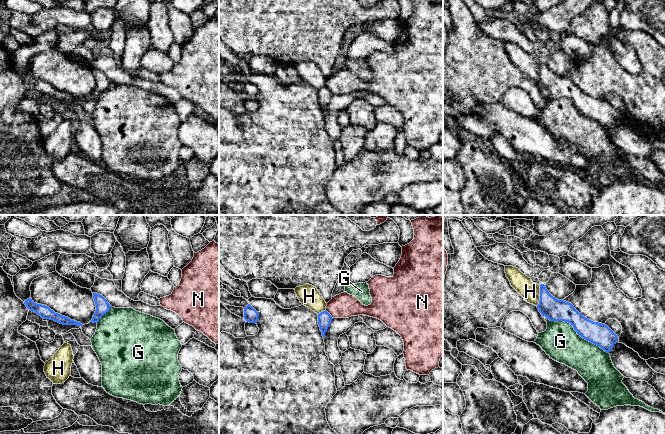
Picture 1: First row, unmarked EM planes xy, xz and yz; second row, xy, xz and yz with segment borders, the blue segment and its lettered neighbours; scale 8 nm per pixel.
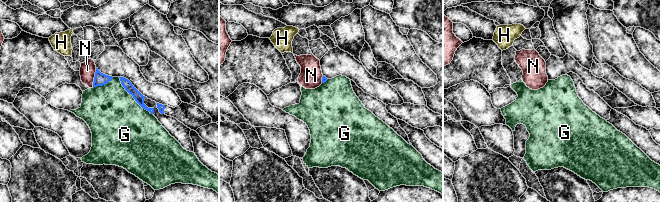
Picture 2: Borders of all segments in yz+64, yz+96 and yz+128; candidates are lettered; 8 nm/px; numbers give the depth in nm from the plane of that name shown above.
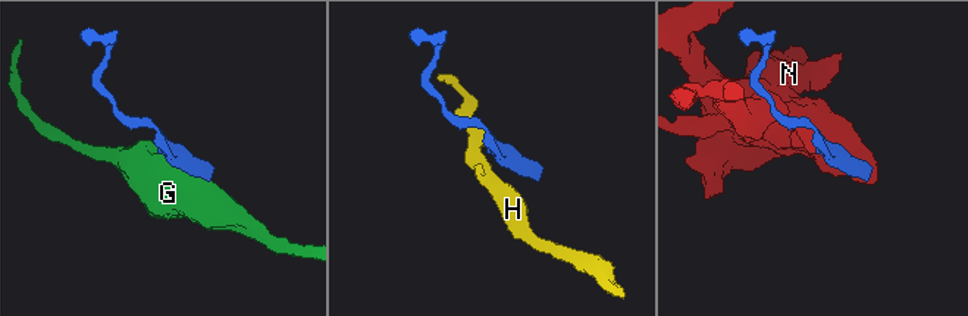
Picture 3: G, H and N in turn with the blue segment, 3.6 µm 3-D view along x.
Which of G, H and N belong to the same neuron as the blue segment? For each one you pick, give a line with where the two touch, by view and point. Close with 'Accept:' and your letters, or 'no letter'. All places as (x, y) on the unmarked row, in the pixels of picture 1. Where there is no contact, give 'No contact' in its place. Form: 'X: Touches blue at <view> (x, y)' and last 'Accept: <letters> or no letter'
Accept: no letter

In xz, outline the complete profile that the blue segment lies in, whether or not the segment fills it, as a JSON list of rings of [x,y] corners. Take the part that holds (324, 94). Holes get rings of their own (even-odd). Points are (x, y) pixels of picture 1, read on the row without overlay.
[[[326,86],[318,90],[318,100],[323,114],[325,113],[325,108],[327,107],[332,95],[332,92]]]

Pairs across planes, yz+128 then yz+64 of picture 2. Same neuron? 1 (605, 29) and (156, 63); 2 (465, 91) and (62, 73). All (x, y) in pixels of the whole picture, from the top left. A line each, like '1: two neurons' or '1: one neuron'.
1: two neurons
2: two neurons

